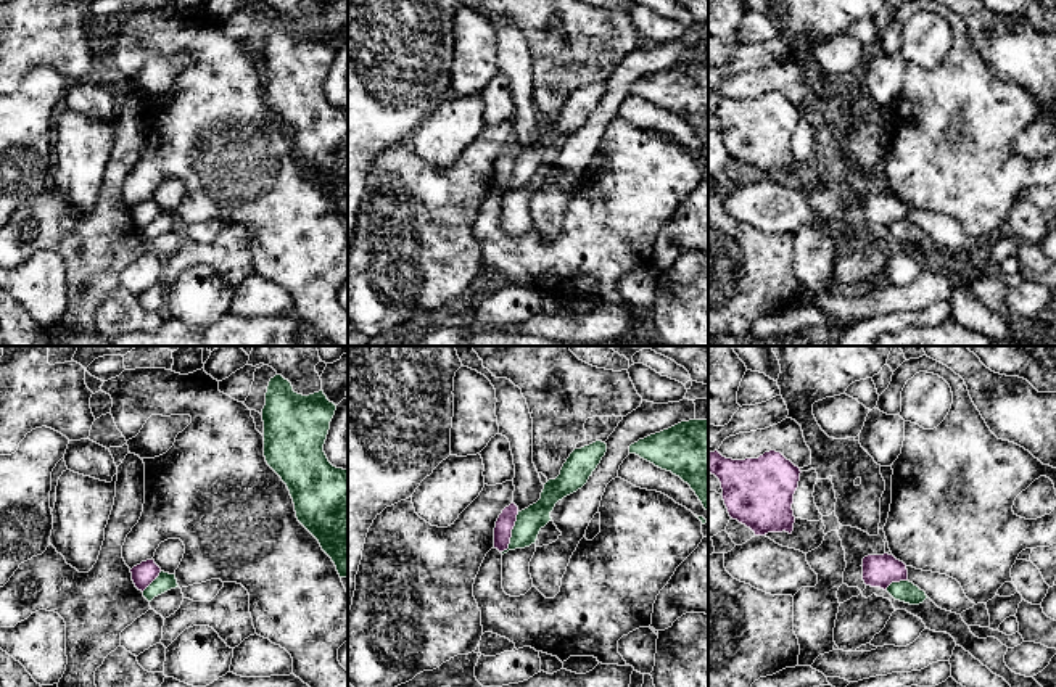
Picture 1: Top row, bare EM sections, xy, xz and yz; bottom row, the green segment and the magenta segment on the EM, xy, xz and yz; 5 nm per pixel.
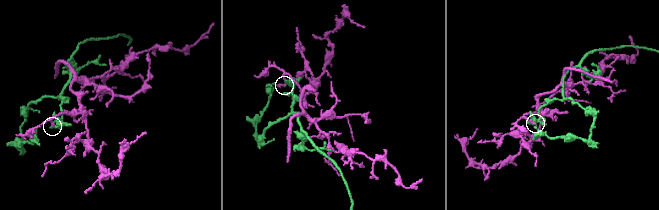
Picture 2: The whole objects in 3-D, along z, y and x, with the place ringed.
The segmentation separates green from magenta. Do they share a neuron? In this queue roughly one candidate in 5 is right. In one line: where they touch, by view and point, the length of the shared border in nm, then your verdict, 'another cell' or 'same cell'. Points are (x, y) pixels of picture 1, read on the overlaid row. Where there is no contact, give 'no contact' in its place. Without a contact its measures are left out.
xz (512, 533) | 220 nm | another cell

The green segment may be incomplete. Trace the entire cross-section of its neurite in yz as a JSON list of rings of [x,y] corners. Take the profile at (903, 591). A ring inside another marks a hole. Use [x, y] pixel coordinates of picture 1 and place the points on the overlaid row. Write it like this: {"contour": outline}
{"contour": [[[910,581],[892,582],[887,587],[887,592],[895,600],[900,600],[900,602],[905,602],[905,603],[910,603],[910,605],[919,605],[926,599],[929,599],[924,590],[921,590],[918,586],[914,586]]]}

